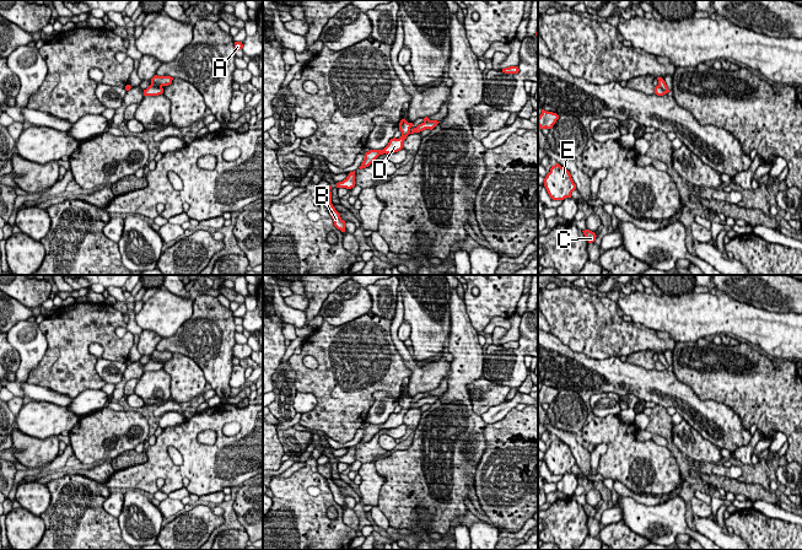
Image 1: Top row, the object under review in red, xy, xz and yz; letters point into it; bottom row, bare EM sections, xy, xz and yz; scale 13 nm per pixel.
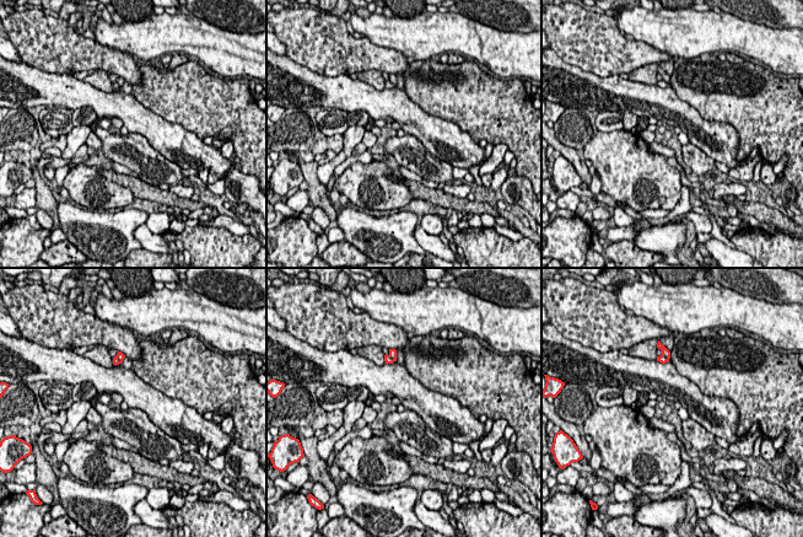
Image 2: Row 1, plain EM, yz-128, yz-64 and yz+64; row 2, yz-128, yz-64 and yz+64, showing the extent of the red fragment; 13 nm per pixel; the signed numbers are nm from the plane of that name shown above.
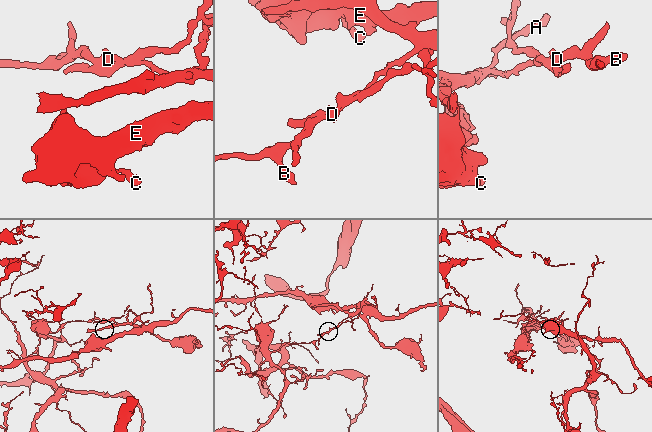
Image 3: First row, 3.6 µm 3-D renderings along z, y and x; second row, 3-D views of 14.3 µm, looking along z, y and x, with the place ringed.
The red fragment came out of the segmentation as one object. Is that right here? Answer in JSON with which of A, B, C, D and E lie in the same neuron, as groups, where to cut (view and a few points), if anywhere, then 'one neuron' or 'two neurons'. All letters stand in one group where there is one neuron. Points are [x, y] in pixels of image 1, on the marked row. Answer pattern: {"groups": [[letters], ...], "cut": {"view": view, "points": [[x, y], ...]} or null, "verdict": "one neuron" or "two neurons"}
{"groups": [["A", "C", "E"], ["B", "D"]], "cut": {"view": "xy", "points": [[150, 85], [161, 87]]}, "verdict": "two neurons"}

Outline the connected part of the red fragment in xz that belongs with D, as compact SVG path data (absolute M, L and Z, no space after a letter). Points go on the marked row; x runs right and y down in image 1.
M402 119L399 123L399 130L402 131L402 136L399 139L391 139L388 145L383 150L370 150L365 153L364 162L359 167L360 169L368 167L380 155L383 153L394 153L403 149L403 142L407 136L410 134L410 128L413 123L408 123L405 119Z

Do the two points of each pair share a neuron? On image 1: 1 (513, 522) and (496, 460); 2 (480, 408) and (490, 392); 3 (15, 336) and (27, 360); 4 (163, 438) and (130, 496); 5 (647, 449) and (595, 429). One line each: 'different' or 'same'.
1: same
2: same
3: same
4: different
5: same

